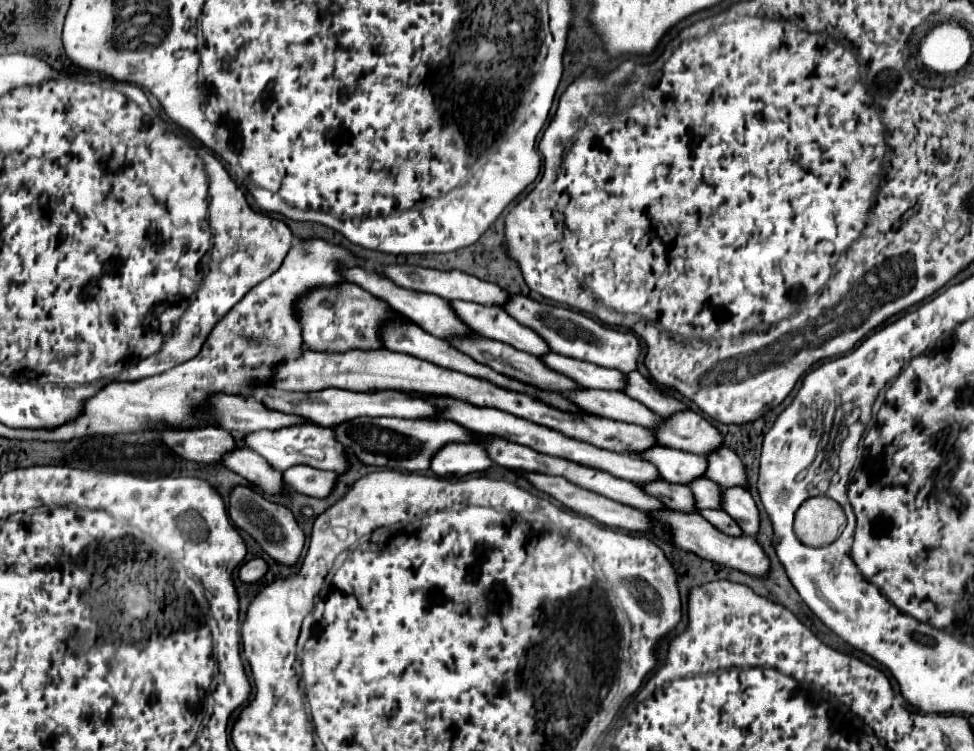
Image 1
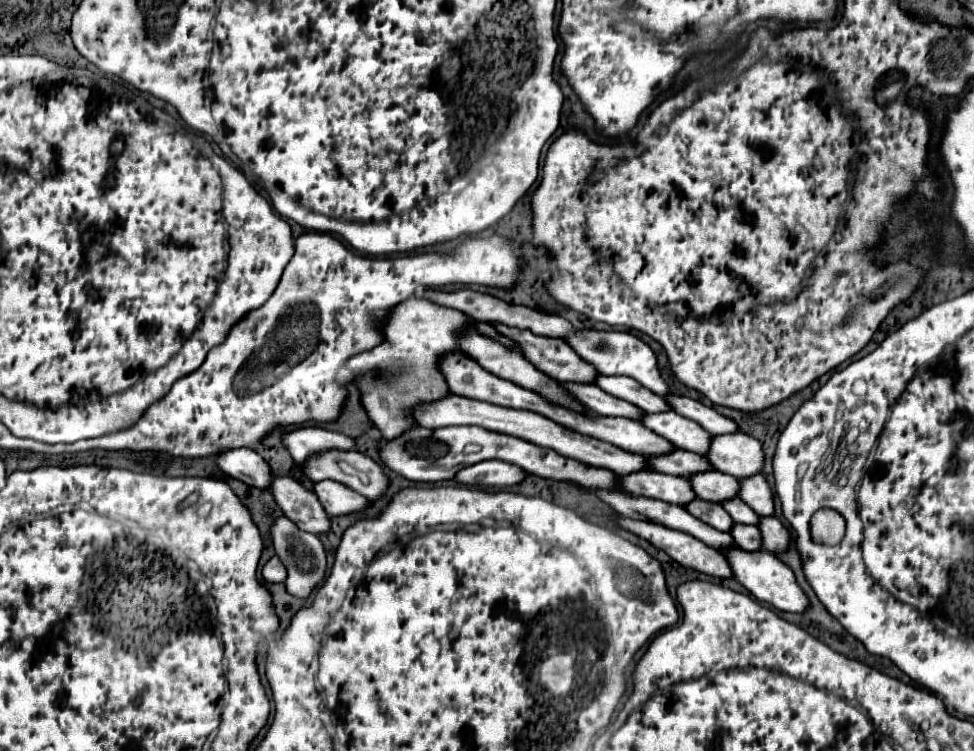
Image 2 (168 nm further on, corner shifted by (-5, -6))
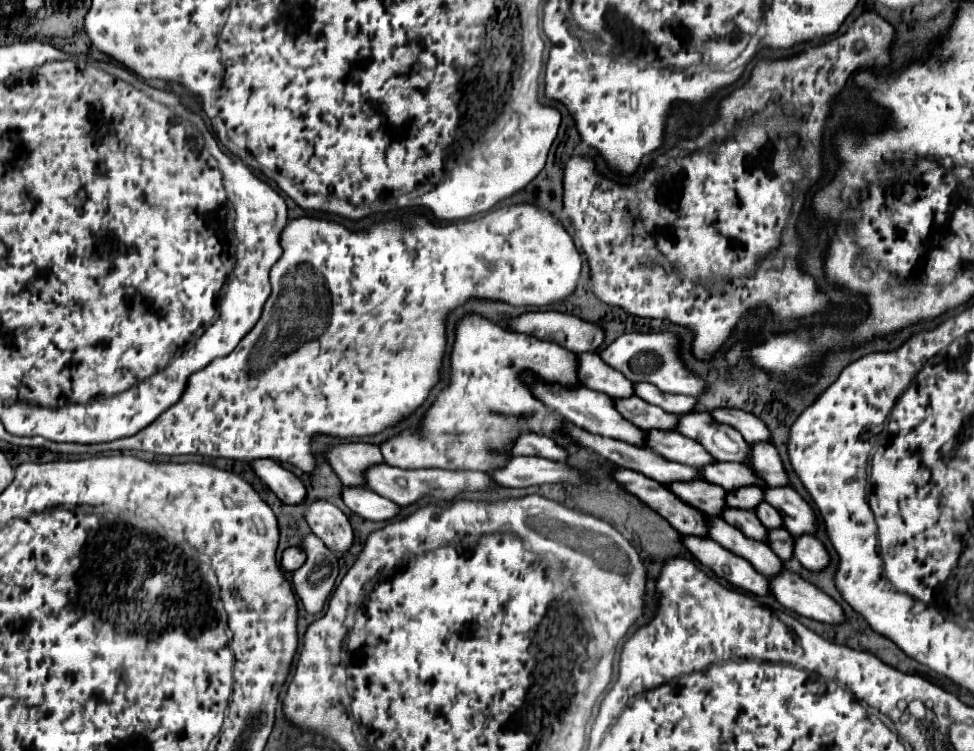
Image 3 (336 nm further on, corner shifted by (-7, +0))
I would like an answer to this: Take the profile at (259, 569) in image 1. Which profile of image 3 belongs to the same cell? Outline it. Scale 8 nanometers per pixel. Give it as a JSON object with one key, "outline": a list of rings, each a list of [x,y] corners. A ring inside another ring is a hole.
{"outline":[[[300,546],[286,548],[282,554],[282,568],[288,572],[294,572],[296,568],[300,568],[304,564],[304,560],[306,560],[306,556],[304,556],[304,550]]]}

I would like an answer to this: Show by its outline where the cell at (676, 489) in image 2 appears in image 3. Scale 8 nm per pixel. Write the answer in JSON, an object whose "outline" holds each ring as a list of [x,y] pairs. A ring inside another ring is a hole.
{"outline":[[[674,482],[668,488],[694,508],[700,508],[708,516],[720,516],[724,512],[724,488],[708,482]]]}

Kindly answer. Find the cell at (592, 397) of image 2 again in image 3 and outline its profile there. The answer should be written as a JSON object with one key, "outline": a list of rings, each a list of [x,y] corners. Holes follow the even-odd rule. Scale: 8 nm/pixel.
{"outline":[[[638,396],[616,400],[616,410],[626,420],[630,420],[632,424],[636,424],[642,430],[666,430],[666,432],[672,432],[678,426],[678,416],[668,414],[658,406],[652,406],[652,404],[644,402]]]}

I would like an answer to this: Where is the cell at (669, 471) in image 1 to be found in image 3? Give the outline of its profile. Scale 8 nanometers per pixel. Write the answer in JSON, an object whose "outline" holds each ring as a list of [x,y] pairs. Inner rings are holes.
{"outline":[[[744,486],[744,488],[740,488],[740,490],[728,492],[726,502],[728,502],[728,506],[732,506],[732,508],[752,510],[752,508],[756,508],[756,504],[764,502],[764,492],[762,492],[762,488],[758,488],[758,486]]]}

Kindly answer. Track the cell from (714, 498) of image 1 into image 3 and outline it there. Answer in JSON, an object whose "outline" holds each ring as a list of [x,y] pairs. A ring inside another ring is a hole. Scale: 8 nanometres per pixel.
{"outline":[[[768,502],[760,504],[756,508],[756,516],[762,520],[762,524],[766,528],[782,528],[782,520],[780,520],[780,512],[776,512],[776,508],[772,508]]]}

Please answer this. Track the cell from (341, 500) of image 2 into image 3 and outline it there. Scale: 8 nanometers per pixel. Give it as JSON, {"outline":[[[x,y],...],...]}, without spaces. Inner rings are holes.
{"outline":[[[344,488],[344,504],[358,516],[372,522],[388,522],[400,514],[400,506],[392,500],[378,496],[368,488]]]}

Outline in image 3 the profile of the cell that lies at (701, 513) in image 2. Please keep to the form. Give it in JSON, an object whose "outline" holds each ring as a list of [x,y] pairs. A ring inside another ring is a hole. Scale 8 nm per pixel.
{"outline":[[[726,508],[722,512],[722,518],[730,524],[736,526],[744,536],[752,538],[752,540],[760,540],[764,542],[764,536],[768,532],[768,528],[764,528],[758,520],[758,516],[754,512],[748,510],[736,510],[736,508]]]}

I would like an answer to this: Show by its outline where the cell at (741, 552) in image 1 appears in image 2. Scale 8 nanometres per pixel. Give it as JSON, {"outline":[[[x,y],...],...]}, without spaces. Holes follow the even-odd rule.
{"outline":[[[730,546],[728,550],[722,550],[722,554],[726,554],[726,560],[730,562],[734,580],[738,580],[742,586],[746,586],[760,602],[766,602],[784,612],[804,612],[808,608],[808,598],[796,584],[794,572],[786,564],[782,564],[776,554],[766,552],[766,550],[746,552],[738,546]]]}

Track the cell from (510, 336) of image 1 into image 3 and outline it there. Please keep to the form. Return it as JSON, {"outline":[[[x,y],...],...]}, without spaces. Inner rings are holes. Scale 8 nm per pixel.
{"outline":[[[596,352],[578,356],[578,378],[584,386],[600,390],[612,398],[628,398],[634,394],[634,384],[614,368],[610,368]]]}

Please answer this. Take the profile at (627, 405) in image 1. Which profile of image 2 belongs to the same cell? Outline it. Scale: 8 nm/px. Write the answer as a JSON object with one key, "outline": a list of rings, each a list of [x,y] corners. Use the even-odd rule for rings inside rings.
{"outline":[[[646,412],[640,420],[642,426],[650,428],[658,436],[666,438],[672,446],[696,452],[696,454],[706,454],[708,444],[710,444],[710,434],[702,430],[696,422],[682,418],[676,412],[664,412],[664,414],[650,414]]]}

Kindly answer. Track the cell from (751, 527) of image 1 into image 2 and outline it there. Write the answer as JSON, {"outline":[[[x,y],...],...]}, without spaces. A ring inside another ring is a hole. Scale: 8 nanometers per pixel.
{"outline":[[[764,516],[758,522],[760,534],[762,534],[762,548],[766,548],[768,552],[784,552],[788,542],[790,542],[790,534],[784,528],[784,524],[772,516]]]}

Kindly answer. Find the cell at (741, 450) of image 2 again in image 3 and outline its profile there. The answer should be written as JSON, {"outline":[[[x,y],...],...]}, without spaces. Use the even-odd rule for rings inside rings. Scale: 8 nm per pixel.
{"outline":[[[752,444],[752,454],[750,454],[750,462],[748,466],[752,466],[756,470],[756,474],[768,482],[768,486],[790,486],[790,478],[784,470],[784,464],[780,460],[778,450],[774,448],[774,444]]]}

